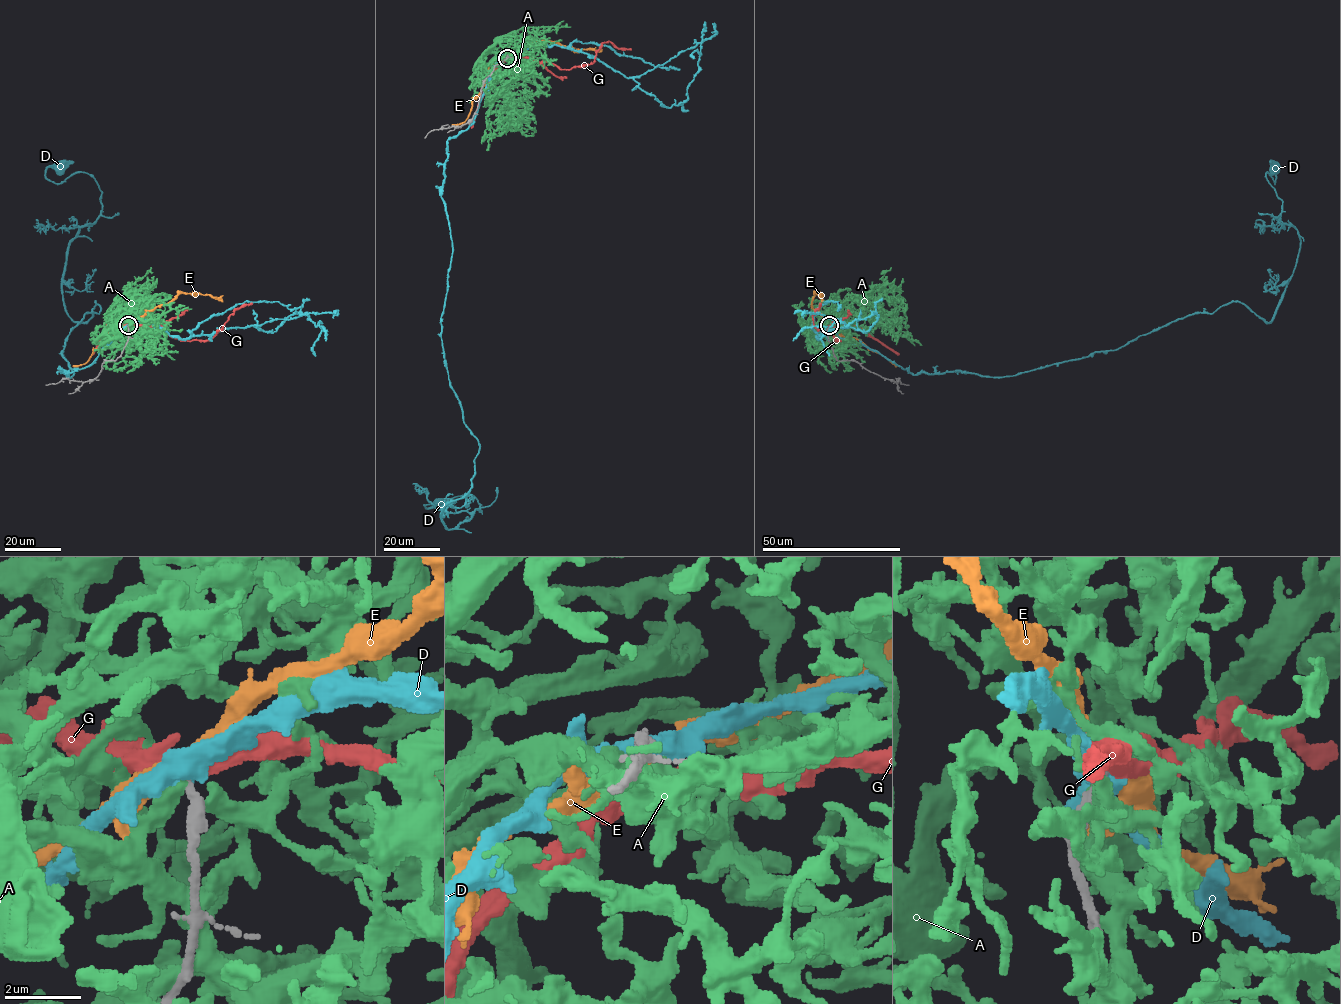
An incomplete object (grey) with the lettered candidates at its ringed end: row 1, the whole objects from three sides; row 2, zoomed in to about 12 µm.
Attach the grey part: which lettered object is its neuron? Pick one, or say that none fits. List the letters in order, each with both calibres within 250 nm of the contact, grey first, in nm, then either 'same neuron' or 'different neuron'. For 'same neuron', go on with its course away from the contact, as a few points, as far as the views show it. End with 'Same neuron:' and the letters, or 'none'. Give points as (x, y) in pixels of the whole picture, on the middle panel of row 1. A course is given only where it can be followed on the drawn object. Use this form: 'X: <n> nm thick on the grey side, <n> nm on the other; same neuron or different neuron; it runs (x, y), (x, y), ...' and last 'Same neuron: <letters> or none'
A: 360 nm thick on the grey side, 320 nm on the other; different neuron
D: 280 nm thick on the grey side, 600 nm on the other; different neuron
E: 180 nm thick on the grey side, 400 nm on the other; different neuron
G: 200 nm thick on the grey side, 440 nm on the other; different neuron
Same neuron: none

